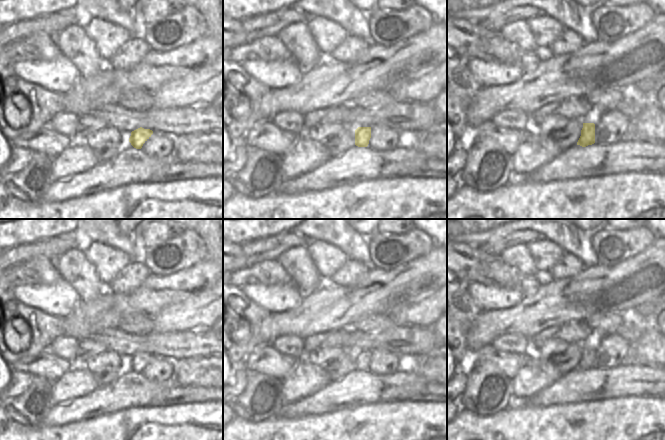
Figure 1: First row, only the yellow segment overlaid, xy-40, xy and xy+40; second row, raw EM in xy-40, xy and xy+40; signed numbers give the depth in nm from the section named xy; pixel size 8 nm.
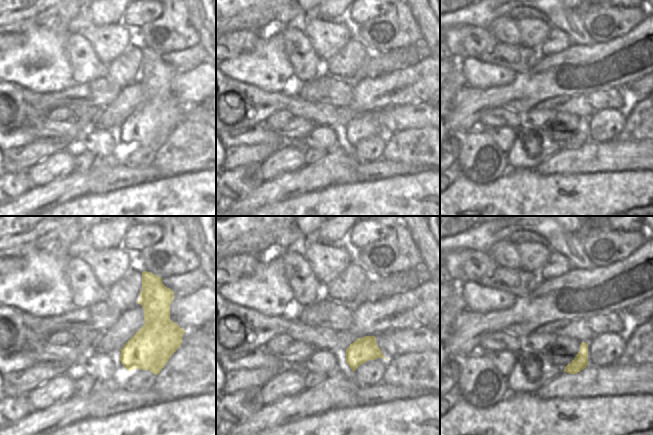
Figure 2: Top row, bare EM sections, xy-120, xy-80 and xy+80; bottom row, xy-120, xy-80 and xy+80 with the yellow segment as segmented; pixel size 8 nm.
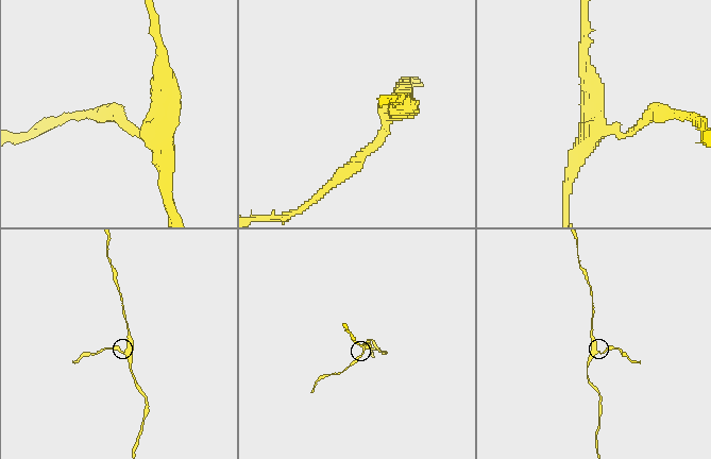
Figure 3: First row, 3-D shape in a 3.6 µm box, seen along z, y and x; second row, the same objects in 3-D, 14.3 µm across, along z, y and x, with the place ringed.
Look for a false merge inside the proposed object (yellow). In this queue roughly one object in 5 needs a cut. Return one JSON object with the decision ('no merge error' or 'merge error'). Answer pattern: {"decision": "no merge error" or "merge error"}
{"decision": "no merge error"}

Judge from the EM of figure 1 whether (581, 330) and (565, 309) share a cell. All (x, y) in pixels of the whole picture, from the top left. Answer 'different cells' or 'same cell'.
different cells

